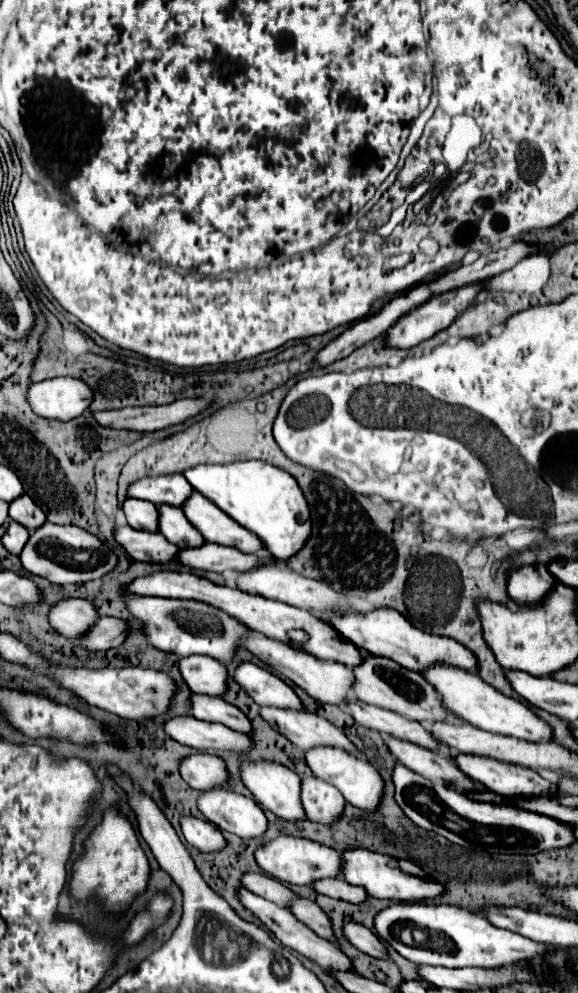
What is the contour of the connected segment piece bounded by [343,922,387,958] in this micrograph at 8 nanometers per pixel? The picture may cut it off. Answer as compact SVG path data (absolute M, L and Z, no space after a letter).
M345 922L343 924L343 934L345 938L361 952L373 956L373 958L387 958L387 950L385 946L379 942L379 938L369 930L365 928L363 924L359 922Z

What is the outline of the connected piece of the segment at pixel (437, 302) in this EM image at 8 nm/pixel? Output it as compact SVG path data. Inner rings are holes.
M469 284L469 286L461 286L461 288L455 288L455 290L449 290L445 294L439 294L439 296L433 296L431 300L427 300L425 304L417 306L413 312L401 316L383 336L381 336L381 342L383 346L387 348L413 348L417 346L419 342L431 338L433 334L437 334L439 330L447 328L467 306L471 306L473 298L481 292L481 286L479 284Z

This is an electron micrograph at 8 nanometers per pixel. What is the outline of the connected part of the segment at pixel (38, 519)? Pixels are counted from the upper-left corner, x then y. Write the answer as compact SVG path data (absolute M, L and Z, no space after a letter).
M27 494L19 496L9 504L9 518L25 526L27 530L35 530L45 522L45 514L41 512L41 508L37 508L37 504Z

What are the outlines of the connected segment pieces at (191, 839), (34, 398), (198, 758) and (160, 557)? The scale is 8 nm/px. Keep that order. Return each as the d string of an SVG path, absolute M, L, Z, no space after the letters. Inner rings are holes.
M183 816L181 830L183 830L185 840L201 852L215 852L217 848L221 848L221 844L225 844L225 838L221 836L219 828L201 818Z
M49 378L31 384L27 390L31 410L47 420L69 422L87 410L89 400L93 400L89 386L73 378Z
M195 752L181 758L179 774L193 790L209 790L227 782L223 760L205 752Z
M115 526L113 536L133 560L169 562L173 560L173 552L177 552L177 546L169 544L159 532L141 532L129 526Z

